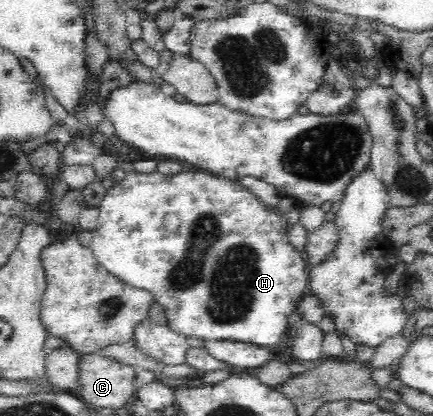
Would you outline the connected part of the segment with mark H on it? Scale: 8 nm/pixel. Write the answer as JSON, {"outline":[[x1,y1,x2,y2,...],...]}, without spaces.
{"outline":[[202,169,196,171,181,171,176,175,162,175,158,170,142,175,132,170,125,173,125,177,107,188,106,195,99,205,98,228,94,230,91,249,97,262,102,265,111,275,118,277,131,286,146,289,153,294,155,301,165,310,168,317,168,325,172,330,185,335,196,337,203,341,208,340,232,340,243,341,271,348,280,341,288,326,288,315,294,312,297,305,308,293,309,266,304,256,290,245,286,230,290,227,290,221,278,211,278,207,268,207,266,203,258,201,254,193,244,189,238,181,230,181,226,177,214,177,210,172]]}

